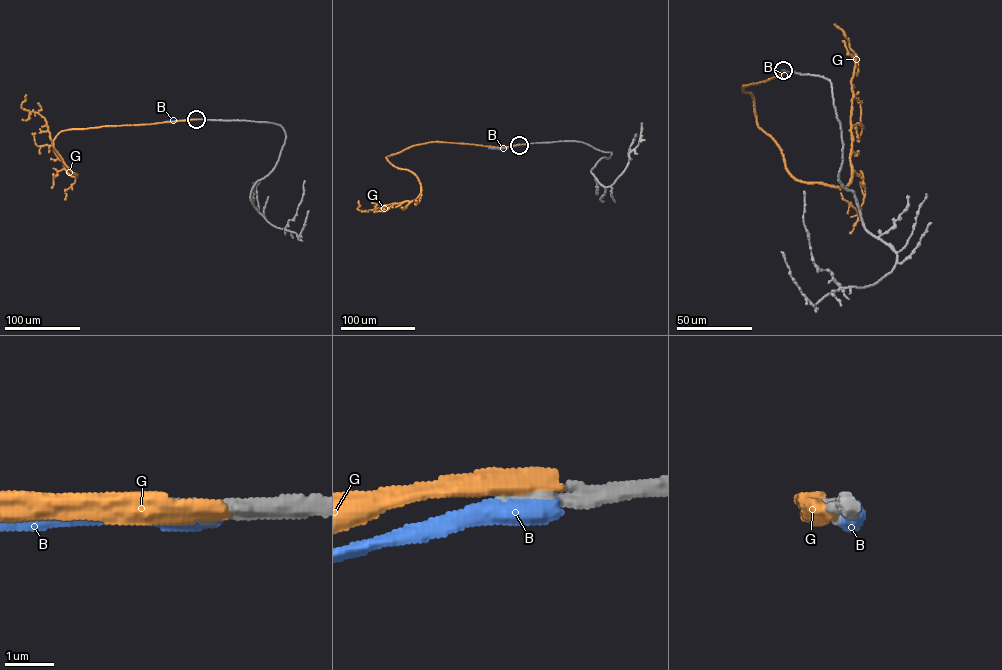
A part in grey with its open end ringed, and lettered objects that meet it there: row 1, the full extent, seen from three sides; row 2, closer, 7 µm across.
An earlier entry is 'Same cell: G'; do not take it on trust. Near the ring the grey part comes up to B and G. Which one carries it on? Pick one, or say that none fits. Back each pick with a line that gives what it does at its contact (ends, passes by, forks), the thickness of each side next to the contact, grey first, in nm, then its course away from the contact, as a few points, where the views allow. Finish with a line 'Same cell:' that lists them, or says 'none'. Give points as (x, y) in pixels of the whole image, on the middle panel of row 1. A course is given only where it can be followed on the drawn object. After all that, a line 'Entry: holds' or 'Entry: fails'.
B: it ends | 340/600 nm | via (519, 145), (488, 148)
Same cell: B
Entry: fails

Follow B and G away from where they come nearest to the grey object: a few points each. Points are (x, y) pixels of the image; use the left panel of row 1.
B: (196, 119), (164, 122)
G: (196, 119), (62, 130), (53, 147), (77, 174), (72, 176), (56, 154), (45, 118), (21, 107), (26, 95)

